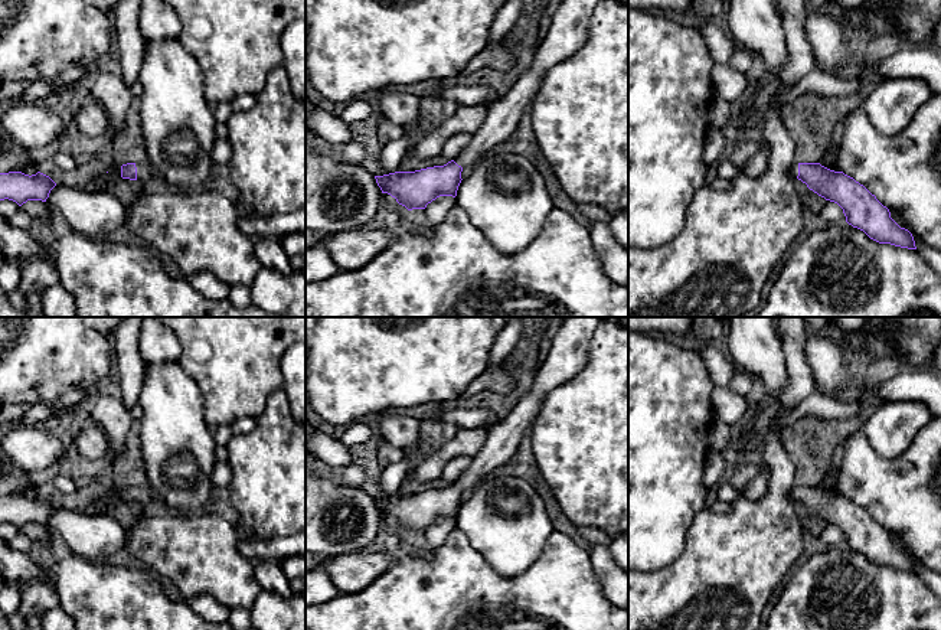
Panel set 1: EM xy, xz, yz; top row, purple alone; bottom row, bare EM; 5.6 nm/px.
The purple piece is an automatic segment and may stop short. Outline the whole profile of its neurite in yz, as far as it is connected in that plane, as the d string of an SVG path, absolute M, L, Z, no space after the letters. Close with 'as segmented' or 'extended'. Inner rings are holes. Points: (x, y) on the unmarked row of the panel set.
M794 486L790 499L807 507L810 513L837 526L846 545L863 554L879 567L917 572L912 556L901 551L875 518L843 494L830 493L820 486Z; extended

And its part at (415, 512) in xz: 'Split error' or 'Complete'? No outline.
Split error

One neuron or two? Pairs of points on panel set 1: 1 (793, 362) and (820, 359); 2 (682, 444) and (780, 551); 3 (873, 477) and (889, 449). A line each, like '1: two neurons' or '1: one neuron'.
1: two neurons
2: two neurons
3: two neurons

